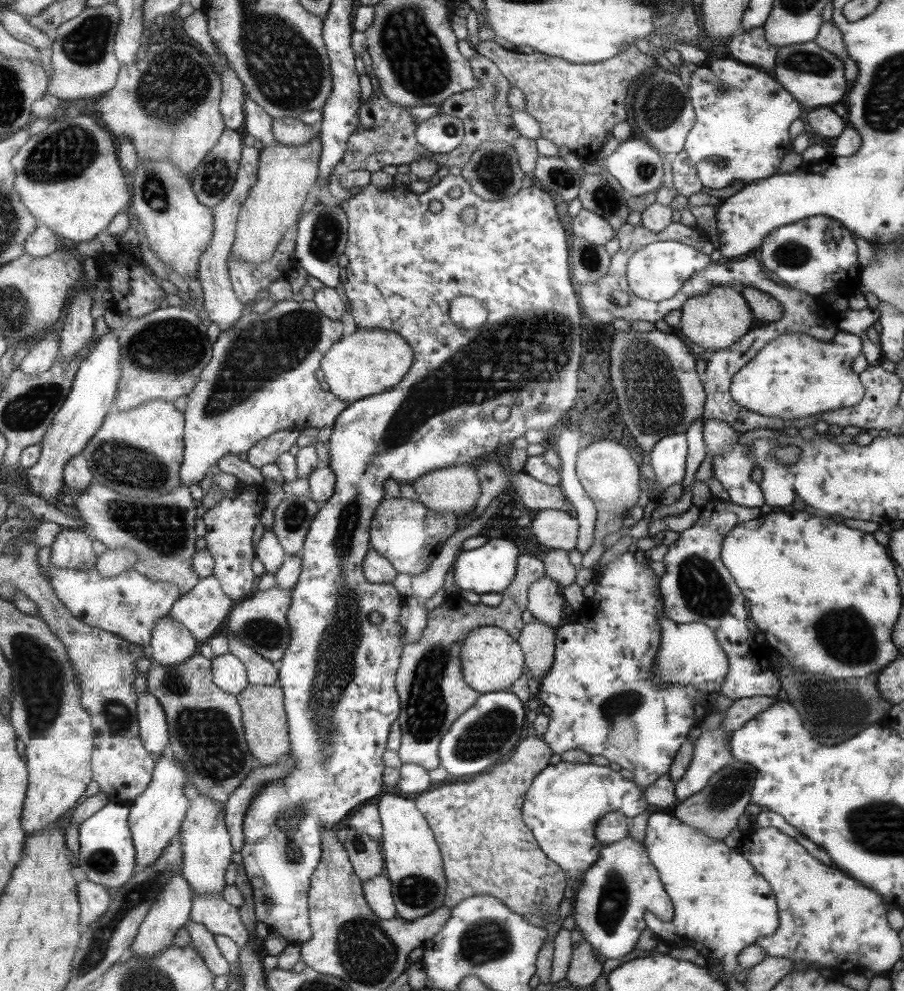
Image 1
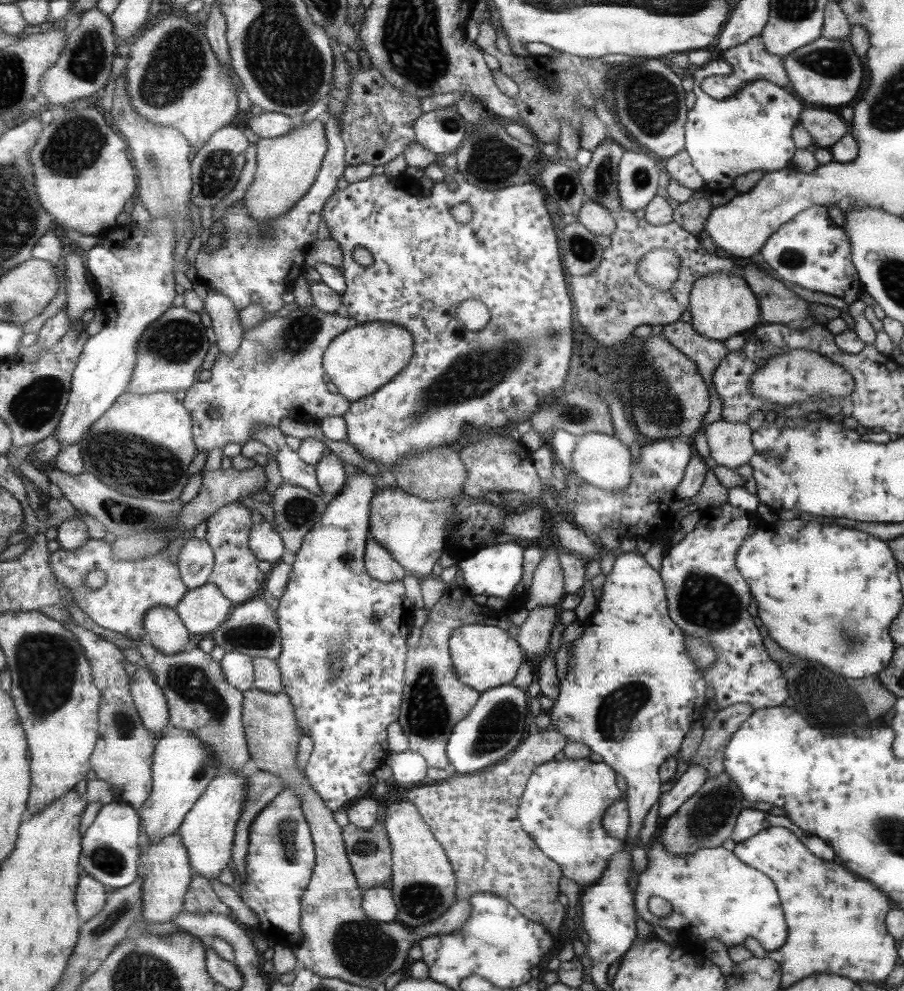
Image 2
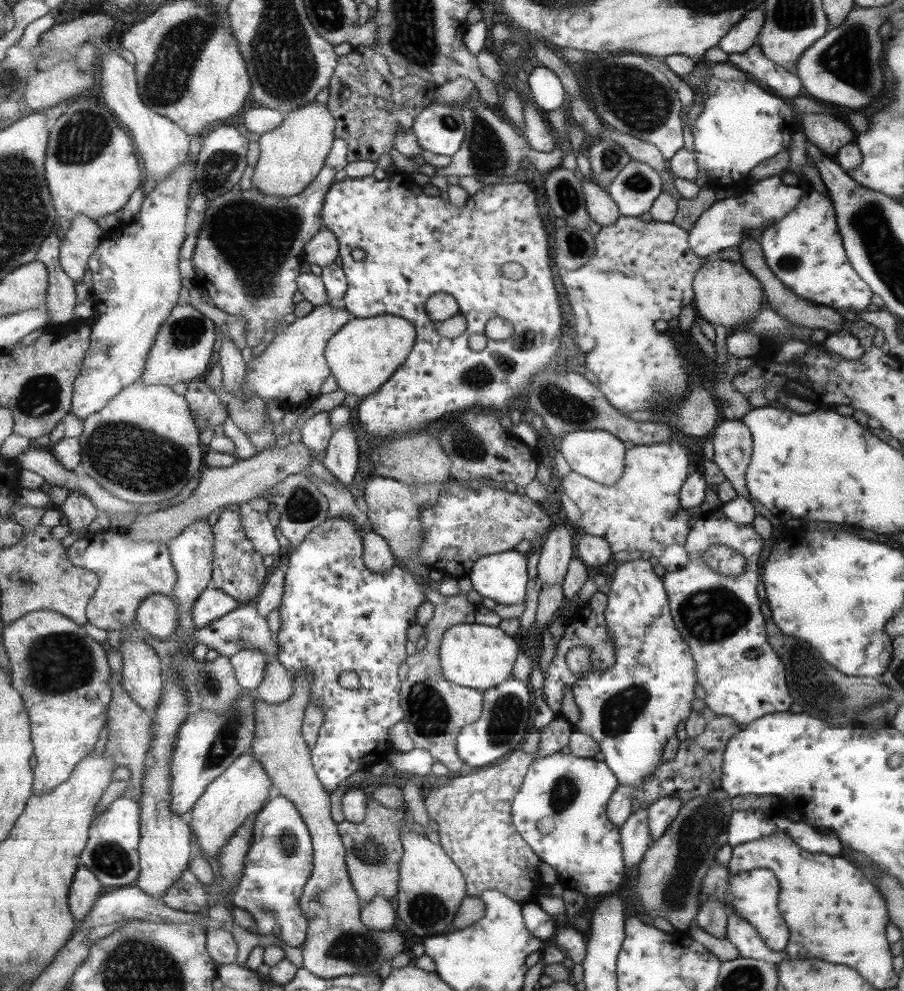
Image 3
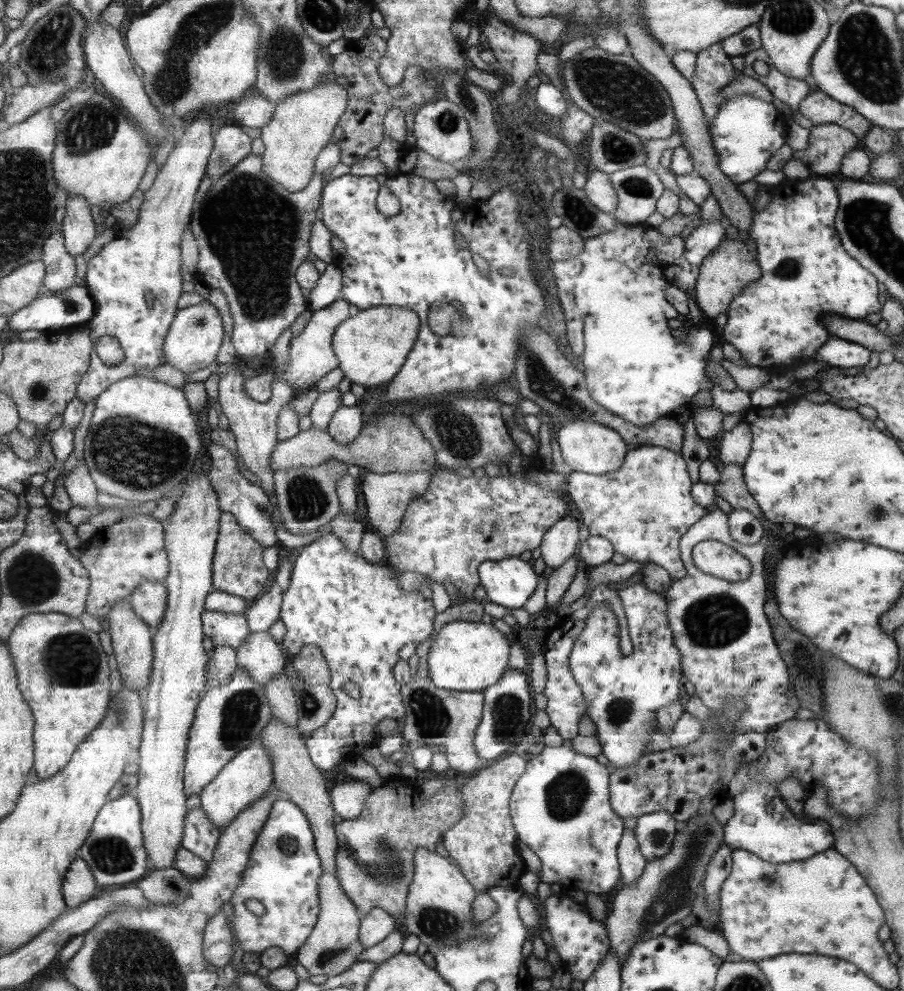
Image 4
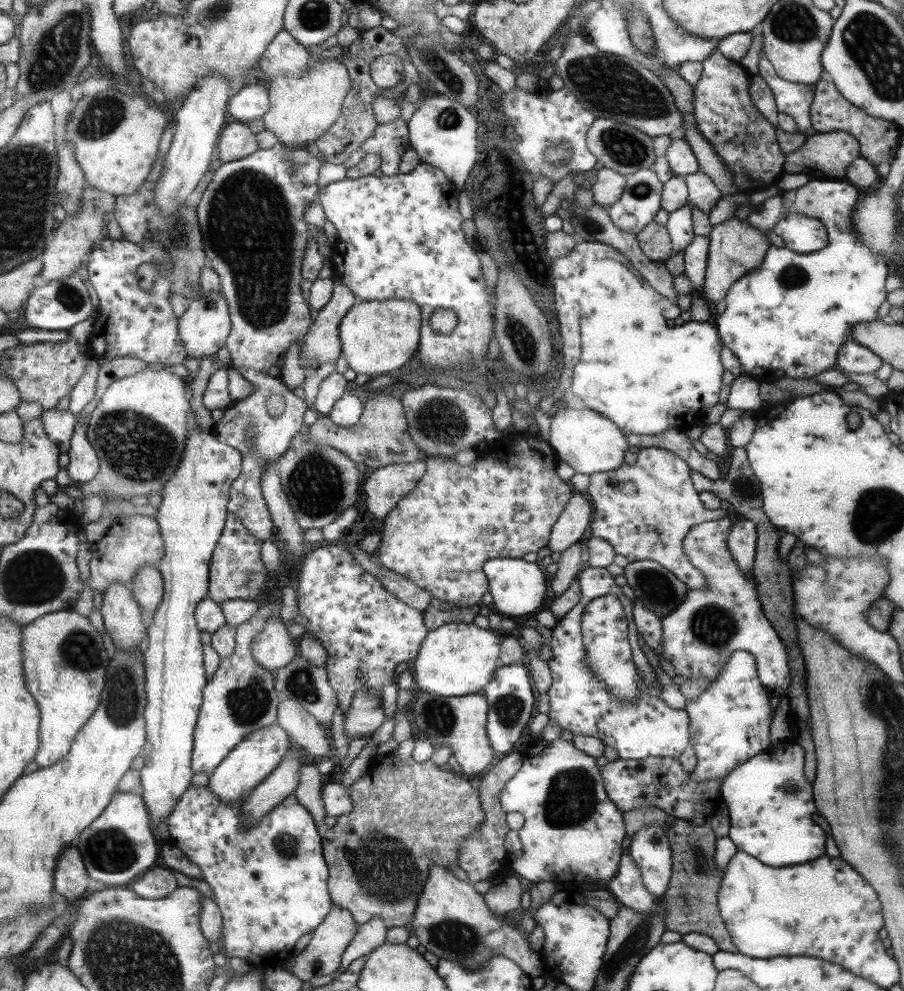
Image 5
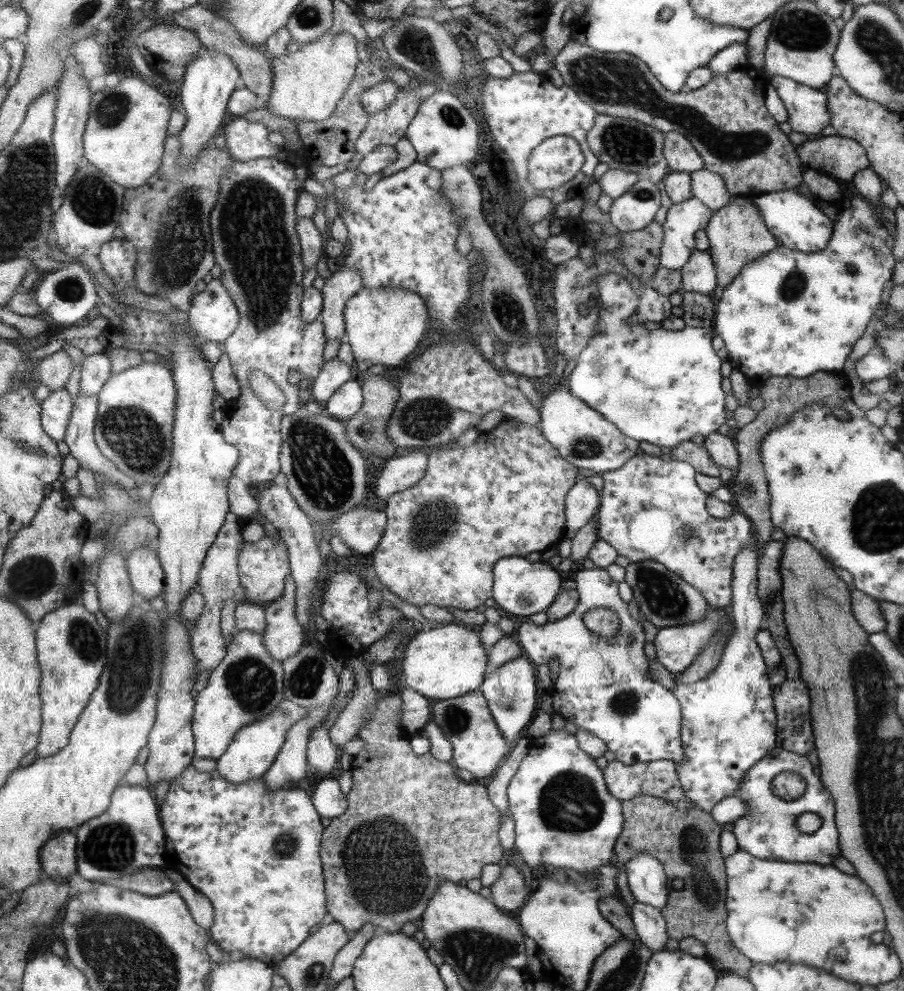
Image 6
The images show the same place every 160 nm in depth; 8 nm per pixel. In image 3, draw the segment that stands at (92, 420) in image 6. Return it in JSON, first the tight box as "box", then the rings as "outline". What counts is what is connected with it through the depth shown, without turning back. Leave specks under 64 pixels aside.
{"box":[59,492,97,536],"outline":[[[71,492],[70,497],[65,501],[59,512],[66,517],[70,527],[70,533],[86,536],[85,532],[97,518],[97,507],[95,503],[82,492]]]}

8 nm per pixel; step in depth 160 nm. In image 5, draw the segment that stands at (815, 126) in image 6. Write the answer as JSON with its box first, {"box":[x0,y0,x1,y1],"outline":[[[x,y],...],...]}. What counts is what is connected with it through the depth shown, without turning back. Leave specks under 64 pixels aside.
{"box":[757,52,813,132],"outline":[[[759,52],[757,75],[767,83],[775,106],[777,106],[777,113],[790,116],[797,124],[799,132],[804,132],[807,128],[812,127],[810,106],[812,105],[813,90],[811,86],[786,82],[776,76],[763,52]]]}

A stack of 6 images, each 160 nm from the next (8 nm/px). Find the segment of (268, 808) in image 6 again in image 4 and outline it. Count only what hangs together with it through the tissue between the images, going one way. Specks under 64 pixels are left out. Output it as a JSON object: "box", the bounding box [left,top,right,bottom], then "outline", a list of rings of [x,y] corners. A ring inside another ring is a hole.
{"box":[182,800,323,958],"outline":[[[277,800],[273,804],[266,825],[261,834],[257,836],[257,842],[251,850],[251,858],[247,862],[244,872],[244,882],[235,896],[230,900],[233,906],[233,917],[230,924],[235,931],[235,936],[245,953],[261,953],[271,946],[277,946],[290,958],[309,940],[313,929],[320,917],[320,878],[323,874],[322,862],[316,849],[316,838],[308,816],[298,809],[291,800]],[[203,806],[189,810],[186,816],[185,838],[182,842],[187,850],[211,864],[223,829],[217,828],[203,811]],[[255,898],[266,908],[262,915],[255,915],[247,909],[245,902]]]}

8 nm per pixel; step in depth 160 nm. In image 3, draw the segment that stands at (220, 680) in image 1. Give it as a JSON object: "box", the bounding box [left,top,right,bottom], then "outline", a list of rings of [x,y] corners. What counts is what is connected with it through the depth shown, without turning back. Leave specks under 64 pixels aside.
{"box":[231,650,270,692],"outline":[[[241,650],[231,657],[239,684],[250,692],[260,687],[269,666],[270,655],[262,650]]]}

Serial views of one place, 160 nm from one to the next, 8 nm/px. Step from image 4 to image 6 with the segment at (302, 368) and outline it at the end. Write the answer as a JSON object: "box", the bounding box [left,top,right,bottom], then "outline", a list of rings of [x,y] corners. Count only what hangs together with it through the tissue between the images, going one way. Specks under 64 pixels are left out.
{"box":[319,265,363,341],"outline":[[[342,265],[326,279],[322,288],[324,309],[319,317],[325,324],[327,340],[346,341],[346,306],[363,289],[363,277],[356,268],[350,266]]]}

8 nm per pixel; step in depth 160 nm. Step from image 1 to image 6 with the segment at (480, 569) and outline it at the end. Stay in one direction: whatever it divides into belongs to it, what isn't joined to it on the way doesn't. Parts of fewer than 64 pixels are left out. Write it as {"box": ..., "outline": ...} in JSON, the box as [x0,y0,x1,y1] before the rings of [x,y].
{"box":[493,557,559,617],"outline":[[[501,557],[494,570],[493,599],[503,610],[516,616],[529,617],[536,612],[544,611],[556,601],[559,592],[559,576],[553,568],[541,564],[541,561],[530,562],[524,557]]]}

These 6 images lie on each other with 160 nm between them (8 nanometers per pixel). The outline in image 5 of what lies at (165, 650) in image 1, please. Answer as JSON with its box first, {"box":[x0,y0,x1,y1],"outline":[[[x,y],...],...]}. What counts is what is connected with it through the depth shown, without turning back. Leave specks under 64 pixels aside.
{"box":[130,565,165,612],"outline":[[[147,565],[136,574],[130,588],[139,603],[147,612],[157,612],[165,597],[164,575],[158,566]]]}

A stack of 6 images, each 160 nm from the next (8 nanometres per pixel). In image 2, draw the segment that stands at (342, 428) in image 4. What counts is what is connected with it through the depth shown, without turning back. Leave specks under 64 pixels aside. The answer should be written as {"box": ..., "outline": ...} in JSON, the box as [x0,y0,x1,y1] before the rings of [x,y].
{"box":[316,454,347,500],"outline":[[[326,454],[319,464],[316,465],[319,486],[324,494],[325,500],[332,500],[340,495],[347,482],[347,472],[343,468],[344,462],[337,456]]]}

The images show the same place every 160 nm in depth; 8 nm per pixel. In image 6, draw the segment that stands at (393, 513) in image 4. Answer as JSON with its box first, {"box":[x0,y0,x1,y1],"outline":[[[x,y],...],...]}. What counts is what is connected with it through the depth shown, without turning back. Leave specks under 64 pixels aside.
{"box":[376,450,428,501],"outline":[[[415,450],[389,459],[376,479],[376,496],[387,501],[394,494],[413,488],[428,473],[428,455],[426,450]]]}

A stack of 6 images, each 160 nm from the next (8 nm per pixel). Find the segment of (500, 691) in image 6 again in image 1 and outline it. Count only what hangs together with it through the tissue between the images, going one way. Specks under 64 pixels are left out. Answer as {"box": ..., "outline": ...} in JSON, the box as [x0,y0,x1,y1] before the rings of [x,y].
{"box":[439,690,526,776],"outline":[[[512,690],[482,694],[480,700],[453,723],[439,745],[441,764],[450,776],[482,774],[511,756],[524,737],[526,705]]]}

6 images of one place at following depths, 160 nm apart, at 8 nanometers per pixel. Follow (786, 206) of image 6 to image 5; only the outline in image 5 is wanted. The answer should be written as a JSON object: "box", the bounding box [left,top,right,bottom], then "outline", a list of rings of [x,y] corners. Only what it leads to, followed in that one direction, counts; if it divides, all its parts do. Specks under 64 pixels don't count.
{"box":[773,212,828,254],"outline":[[[798,212],[782,216],[773,232],[783,240],[785,247],[797,254],[812,253],[828,245],[827,231],[821,222]]]}

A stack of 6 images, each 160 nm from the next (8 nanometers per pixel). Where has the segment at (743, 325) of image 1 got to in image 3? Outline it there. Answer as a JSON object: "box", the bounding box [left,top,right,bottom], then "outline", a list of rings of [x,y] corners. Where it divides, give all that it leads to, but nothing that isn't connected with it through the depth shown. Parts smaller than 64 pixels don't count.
{"box":[692,257,765,330],"outline":[[[710,257],[696,272],[692,280],[692,294],[694,297],[693,307],[698,317],[710,323],[712,326],[721,325],[726,330],[741,326],[745,320],[753,318],[765,304],[762,286],[754,275],[741,263],[730,260]]]}

